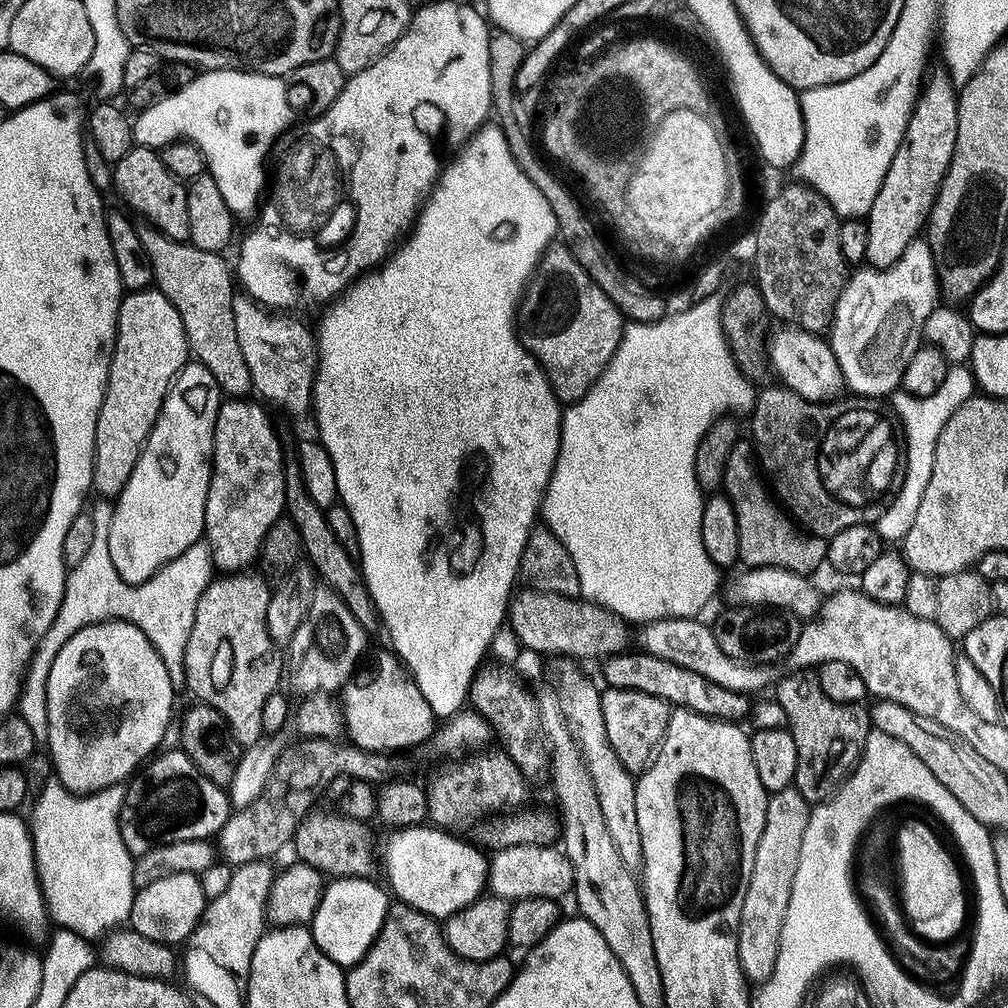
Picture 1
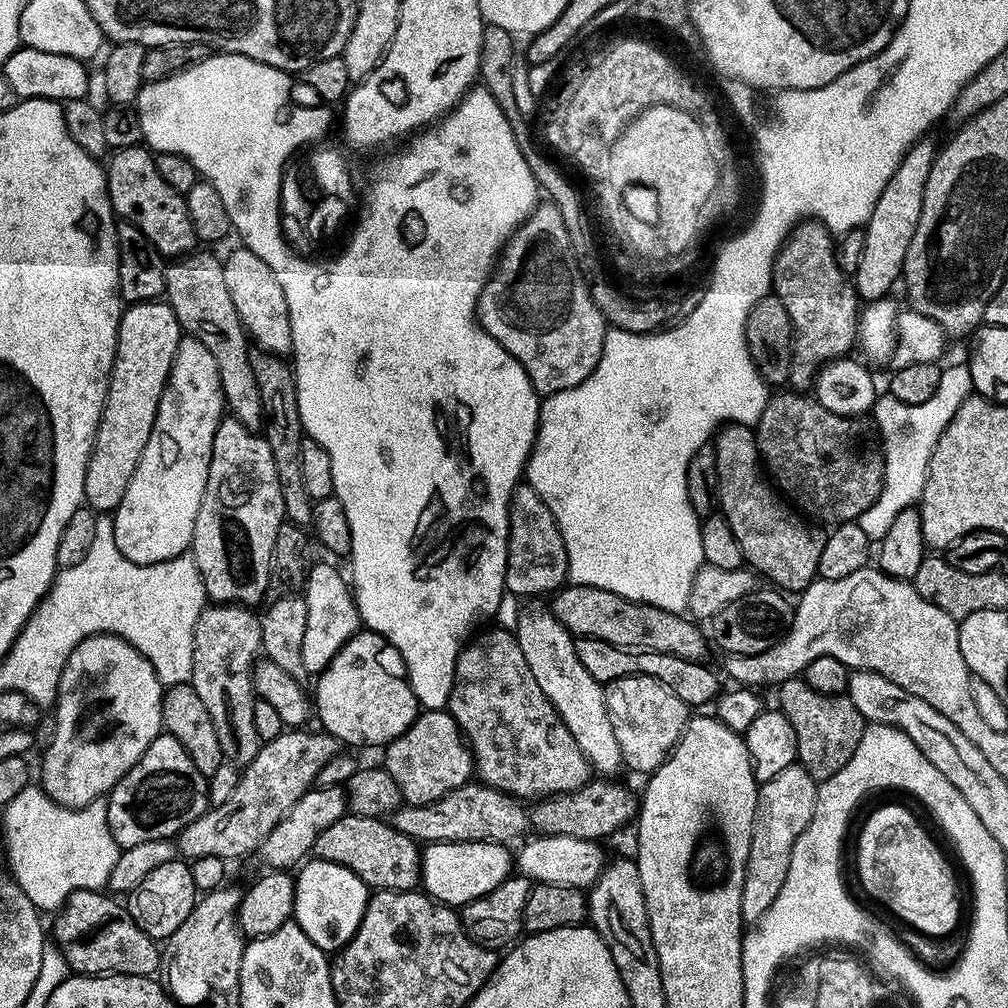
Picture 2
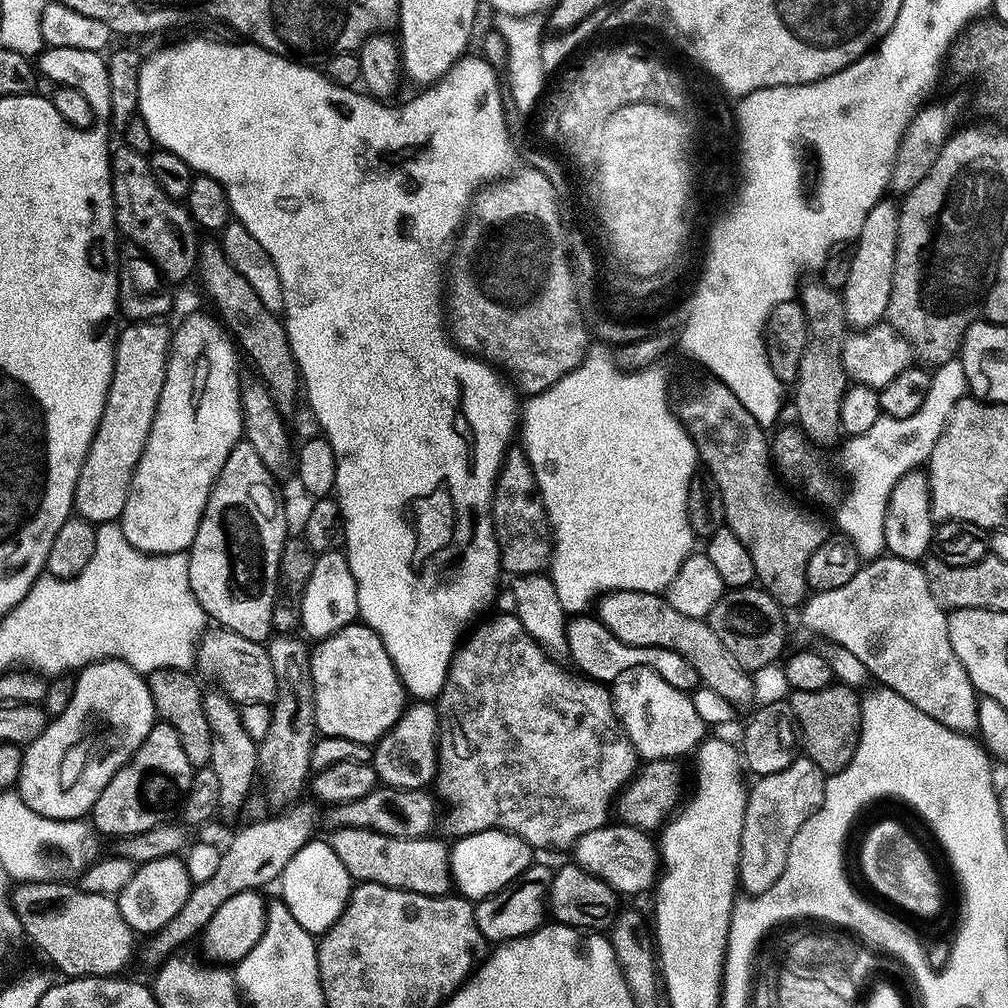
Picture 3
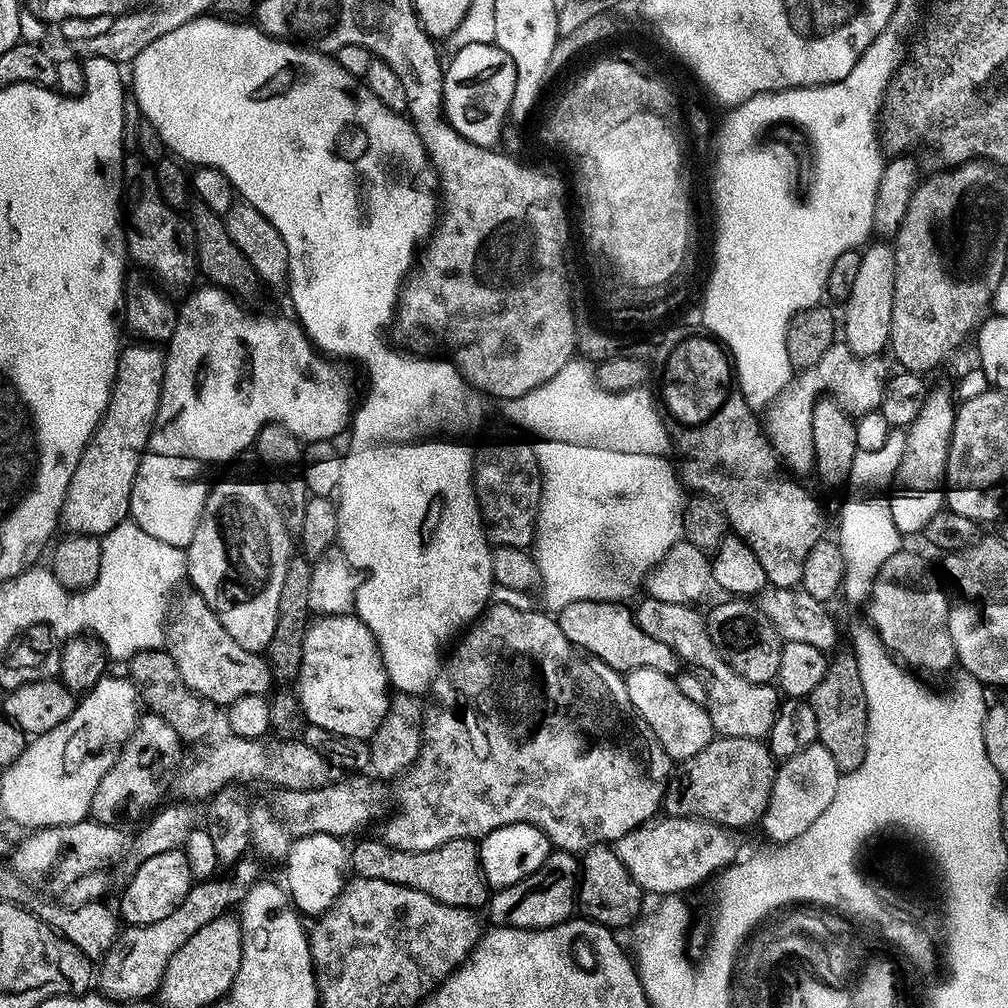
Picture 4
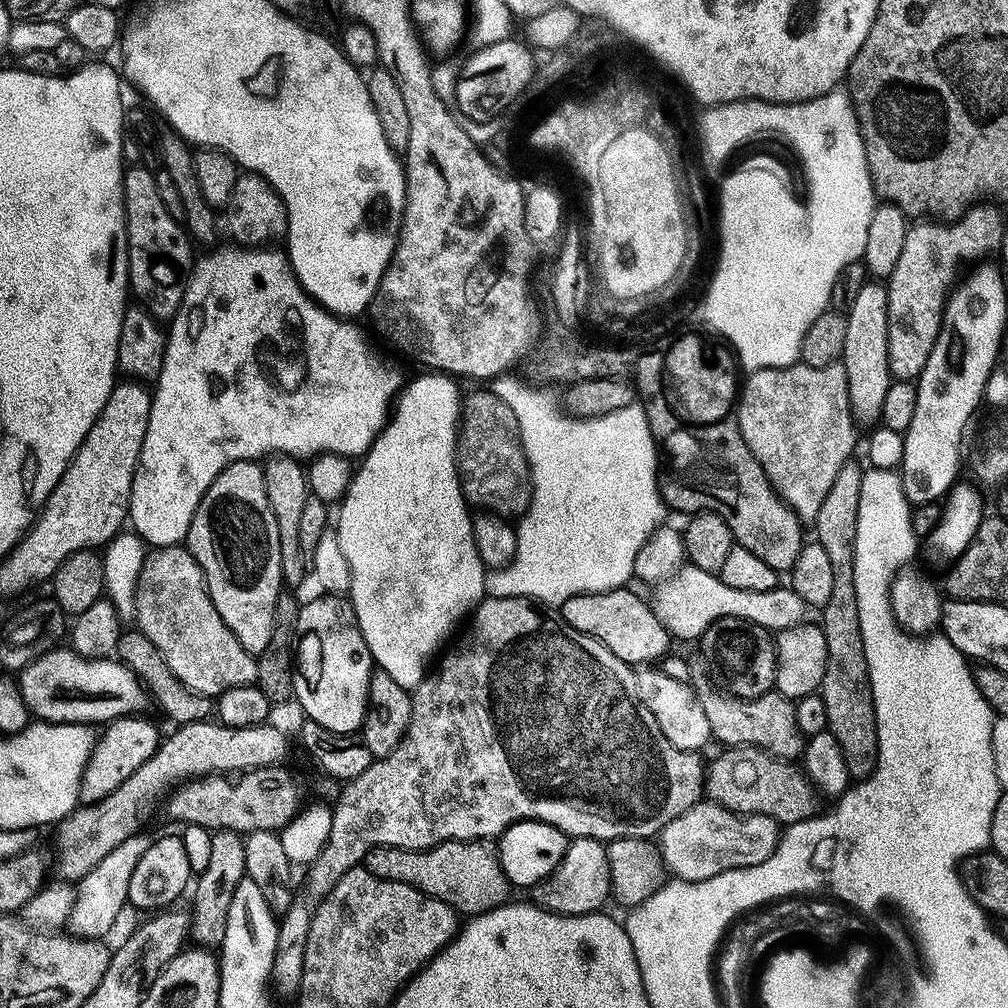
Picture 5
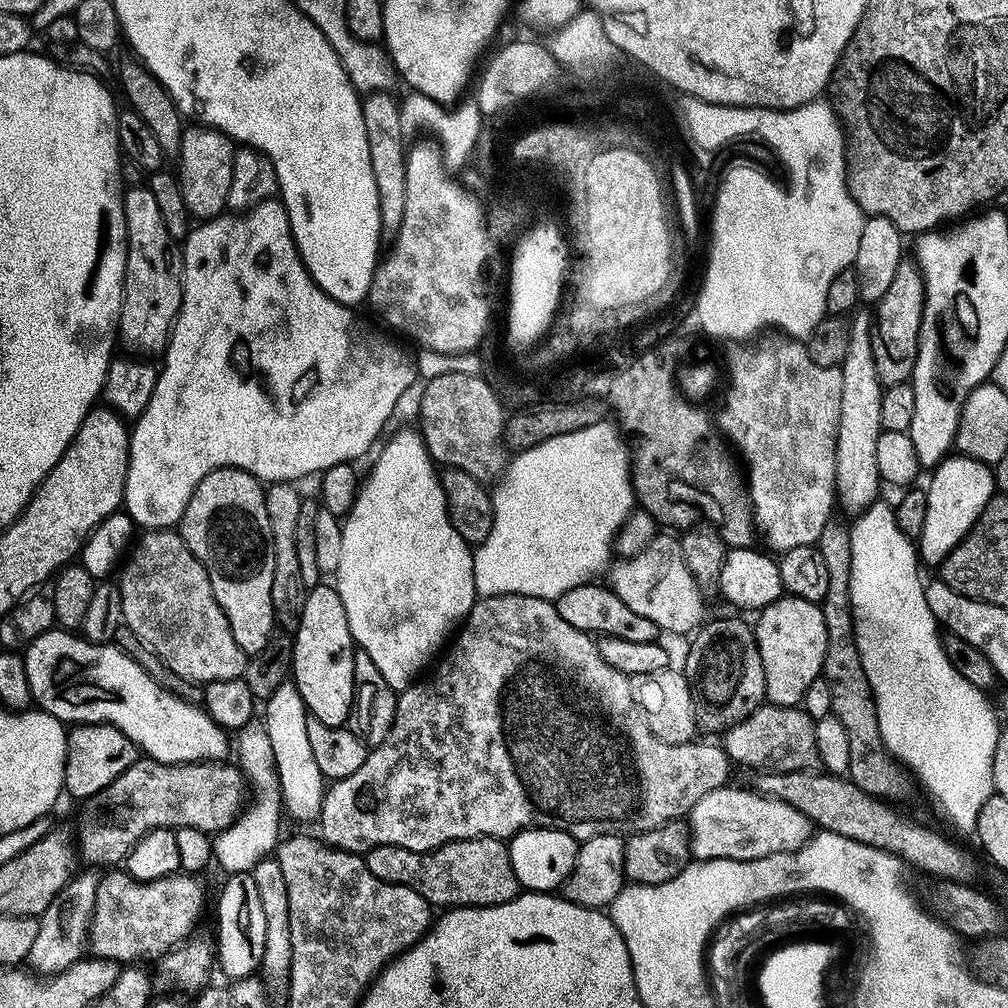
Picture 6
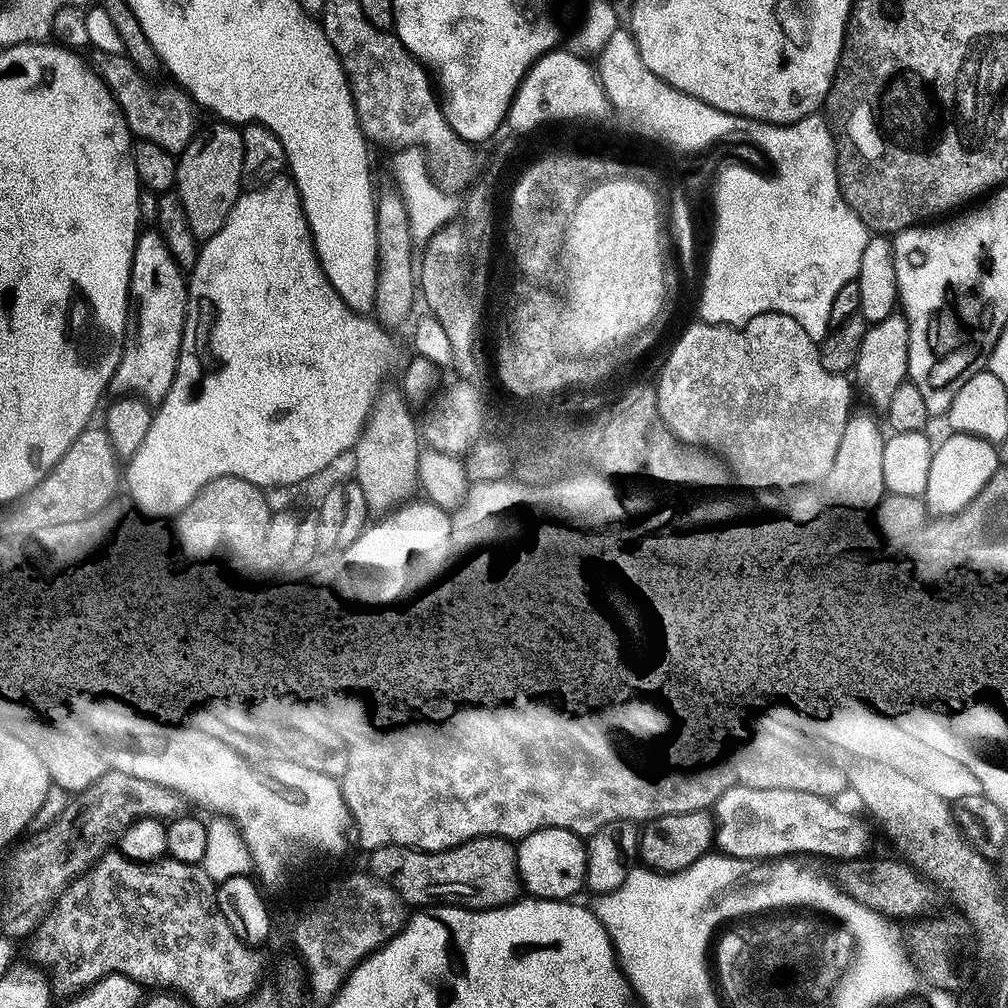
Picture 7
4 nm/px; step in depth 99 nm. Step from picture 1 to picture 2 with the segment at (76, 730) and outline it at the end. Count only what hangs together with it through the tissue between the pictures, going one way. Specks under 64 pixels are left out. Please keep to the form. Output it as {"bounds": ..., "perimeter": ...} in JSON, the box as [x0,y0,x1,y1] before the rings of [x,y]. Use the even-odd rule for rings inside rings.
{"bounds":[39,636,164,808],"perimeter":[[[87,636],[80,645],[70,654],[70,658],[66,662],[66,666],[60,675],[60,691],[56,693],[56,703],[54,705],[54,715],[57,720],[57,729],[54,733],[54,742],[50,748],[42,754],[44,765],[40,768],[39,783],[47,796],[60,804],[62,807],[68,808],[85,808],[88,804],[94,802],[100,797],[107,797],[108,793],[125,774],[132,769],[138,762],[138,758],[142,758],[142,754],[146,750],[146,746],[150,746],[150,742],[154,742],[154,738],[161,735],[162,725],[162,698],[164,697],[164,688],[159,678],[156,677],[154,666],[150,666],[150,662],[142,656],[134,646],[130,646],[130,642],[126,642],[121,636]]]}

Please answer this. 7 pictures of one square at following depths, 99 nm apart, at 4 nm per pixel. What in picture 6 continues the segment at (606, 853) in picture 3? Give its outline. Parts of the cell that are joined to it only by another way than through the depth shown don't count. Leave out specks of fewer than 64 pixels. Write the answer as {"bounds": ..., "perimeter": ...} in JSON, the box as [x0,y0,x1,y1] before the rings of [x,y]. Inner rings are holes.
{"bounds":[686,786,814,860],"perimeter":[[[725,786],[698,798],[686,817],[690,852],[701,860],[757,860],[770,854],[792,852],[814,835],[813,821],[777,796]]]}

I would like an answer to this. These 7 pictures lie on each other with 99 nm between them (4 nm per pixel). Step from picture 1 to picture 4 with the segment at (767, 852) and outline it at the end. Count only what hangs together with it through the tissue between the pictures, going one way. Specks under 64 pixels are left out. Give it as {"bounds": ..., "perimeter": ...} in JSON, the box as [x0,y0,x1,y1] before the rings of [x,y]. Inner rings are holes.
{"bounds":[758,742,841,846],"perimeter":[[[818,742],[806,746],[806,750],[798,750],[798,754],[794,754],[777,767],[776,777],[772,783],[772,797],[768,800],[764,815],[758,821],[759,827],[764,827],[765,834],[773,840],[773,845],[779,846],[798,838],[798,834],[802,834],[811,826],[814,818],[818,818],[818,814],[822,814],[822,810],[826,810],[826,806],[834,802],[834,793],[838,790],[841,775],[839,766],[830,755],[830,750],[826,750],[826,746]]]}

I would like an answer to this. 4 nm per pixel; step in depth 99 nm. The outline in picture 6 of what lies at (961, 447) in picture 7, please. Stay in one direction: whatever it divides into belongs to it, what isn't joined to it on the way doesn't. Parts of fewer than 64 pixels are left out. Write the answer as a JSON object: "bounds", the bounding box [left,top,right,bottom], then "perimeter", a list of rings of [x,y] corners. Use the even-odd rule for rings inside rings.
{"bounds":[918,454,997,566],"perimeter":[[[952,454],[931,469],[932,481],[926,484],[928,505],[926,518],[918,537],[918,556],[925,565],[939,566],[962,542],[962,538],[974,526],[978,514],[997,495],[993,469],[974,457]],[[928,563],[928,564],[927,564]]]}

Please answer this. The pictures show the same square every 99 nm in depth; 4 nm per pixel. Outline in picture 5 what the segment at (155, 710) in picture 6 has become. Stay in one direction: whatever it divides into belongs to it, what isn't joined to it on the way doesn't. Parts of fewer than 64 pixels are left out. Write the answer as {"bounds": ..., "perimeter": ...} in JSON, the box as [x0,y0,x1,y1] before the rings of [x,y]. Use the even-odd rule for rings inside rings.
{"bounds":[18,646,146,726],"perimeter":[[[57,646],[50,649],[20,671],[18,679],[22,698],[26,702],[29,713],[40,722],[97,726],[96,724],[103,725],[105,722],[111,722],[118,716],[140,714],[145,711],[143,709],[144,700],[146,704],[144,686],[126,665],[115,658],[88,660],[86,657],[79,656],[71,646]]]}

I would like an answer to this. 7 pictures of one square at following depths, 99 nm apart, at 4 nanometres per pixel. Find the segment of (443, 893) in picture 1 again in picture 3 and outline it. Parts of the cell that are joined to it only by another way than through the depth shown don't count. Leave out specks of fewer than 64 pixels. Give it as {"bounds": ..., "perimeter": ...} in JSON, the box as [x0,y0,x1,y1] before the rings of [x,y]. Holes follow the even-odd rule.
{"bounds":[451,828,534,902],"perimeter":[[[491,828],[461,836],[451,845],[452,879],[455,891],[472,902],[495,896],[512,881],[518,879],[534,863],[534,850],[522,838],[501,828]]]}

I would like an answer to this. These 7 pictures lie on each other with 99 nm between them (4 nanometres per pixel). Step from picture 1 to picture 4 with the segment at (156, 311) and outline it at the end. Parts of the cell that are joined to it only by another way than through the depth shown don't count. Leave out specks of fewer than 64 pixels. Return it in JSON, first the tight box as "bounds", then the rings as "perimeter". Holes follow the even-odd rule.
{"bounds":[59,342,165,538],"perimeter":[[[132,342],[129,348],[128,345],[121,347],[116,363],[116,381],[112,384],[108,405],[84,448],[82,458],[78,458],[78,466],[70,478],[70,486],[60,510],[59,523],[68,527],[69,533],[102,538],[107,532],[114,530],[114,526],[129,519],[134,478],[138,474],[140,460],[148,450],[148,439],[152,433],[152,425],[156,422],[160,383],[164,380],[164,357],[165,353],[155,344]]]}

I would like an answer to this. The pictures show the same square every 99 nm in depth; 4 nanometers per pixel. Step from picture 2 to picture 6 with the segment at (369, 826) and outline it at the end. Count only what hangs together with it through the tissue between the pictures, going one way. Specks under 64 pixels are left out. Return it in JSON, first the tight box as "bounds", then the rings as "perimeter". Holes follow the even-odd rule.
{"bounds":[363,836,522,910],"perimeter":[[[494,836],[451,840],[432,852],[415,852],[387,844],[371,848],[369,852],[363,853],[363,858],[374,878],[410,886],[410,890],[422,894],[422,898],[440,910],[489,908],[508,904],[522,892],[510,862],[508,844]]]}

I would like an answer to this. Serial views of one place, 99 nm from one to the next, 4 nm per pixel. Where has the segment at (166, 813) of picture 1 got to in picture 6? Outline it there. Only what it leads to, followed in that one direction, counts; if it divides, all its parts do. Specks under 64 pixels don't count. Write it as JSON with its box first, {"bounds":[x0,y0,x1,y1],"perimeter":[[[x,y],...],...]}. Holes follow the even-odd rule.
{"bounds":[64,724,138,801],"perimeter":[[[77,724],[68,732],[68,753],[66,754],[66,766],[64,767],[64,792],[67,795],[77,796],[78,799],[87,801],[89,798],[96,798],[103,793],[106,786],[110,786],[110,782],[114,782],[114,778],[118,778],[118,774],[122,774],[122,770],[126,770],[133,762],[138,759],[138,749],[136,743],[130,738],[126,738],[126,734],[122,734],[122,730],[118,730],[113,724]]]}

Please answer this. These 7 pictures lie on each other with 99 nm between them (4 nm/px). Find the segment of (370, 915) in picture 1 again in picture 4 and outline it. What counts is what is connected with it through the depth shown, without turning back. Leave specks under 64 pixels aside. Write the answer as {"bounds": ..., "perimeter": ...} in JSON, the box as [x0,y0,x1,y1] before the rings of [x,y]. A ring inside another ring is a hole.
{"bounds":[286,834,348,916],"perimeter":[[[328,834],[299,836],[293,839],[287,858],[286,882],[289,895],[297,909],[303,914],[320,916],[327,912],[346,883],[344,870],[348,868],[348,850],[339,837]]]}

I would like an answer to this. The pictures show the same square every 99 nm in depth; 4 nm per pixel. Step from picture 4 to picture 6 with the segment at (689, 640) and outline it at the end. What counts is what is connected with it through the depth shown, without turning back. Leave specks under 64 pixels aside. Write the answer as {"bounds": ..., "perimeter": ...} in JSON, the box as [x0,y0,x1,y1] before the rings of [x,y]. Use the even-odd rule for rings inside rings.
{"bounds":[722,702,818,772],"perimeter":[[[765,702],[745,720],[737,720],[733,728],[723,733],[722,747],[729,761],[749,764],[755,770],[802,772],[811,769],[818,760],[816,721],[805,714],[803,707],[787,708]]]}

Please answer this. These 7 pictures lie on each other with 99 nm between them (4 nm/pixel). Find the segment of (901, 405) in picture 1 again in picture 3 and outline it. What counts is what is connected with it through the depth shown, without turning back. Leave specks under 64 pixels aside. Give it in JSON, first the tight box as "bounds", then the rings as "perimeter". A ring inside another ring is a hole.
{"bounds":[836,359,968,558],"perimeter":[[[960,359],[939,365],[932,372],[930,394],[922,402],[922,410],[910,414],[910,418],[894,418],[881,414],[878,422],[866,430],[866,434],[848,436],[843,441],[840,460],[852,479],[852,489],[843,493],[836,512],[836,524],[843,535],[854,542],[861,558],[875,558],[885,551],[884,519],[888,499],[898,482],[907,472],[919,469],[934,450],[942,430],[947,426],[954,406],[965,399],[968,392],[966,370]]]}

